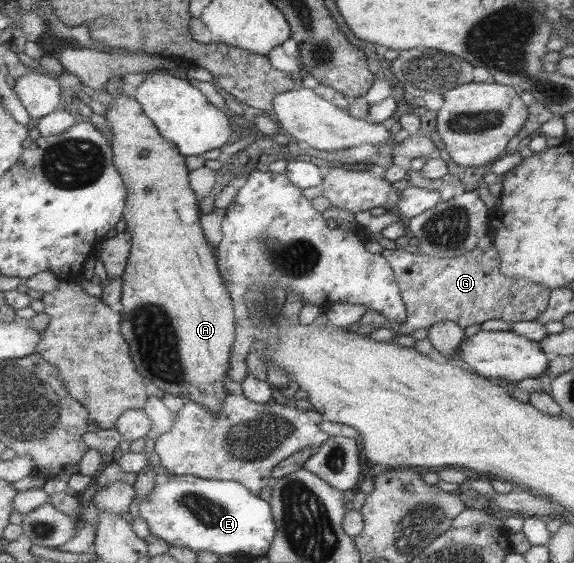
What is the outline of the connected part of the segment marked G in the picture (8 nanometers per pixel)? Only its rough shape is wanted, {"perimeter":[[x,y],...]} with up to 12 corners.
{"perimeter":[[491,247],[455,258],[383,249],[405,321],[395,336],[445,320],[533,321],[549,289],[507,278]]}

